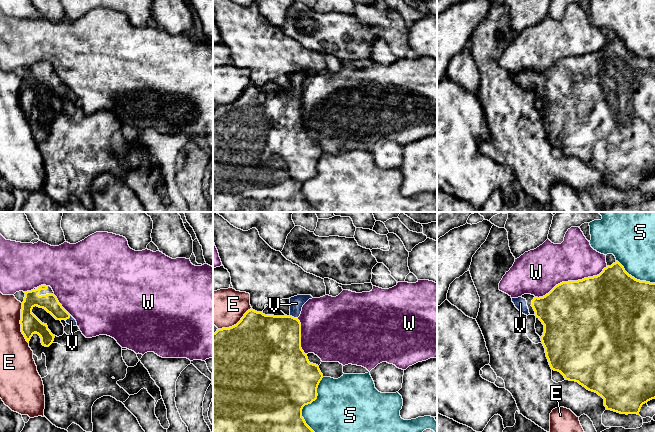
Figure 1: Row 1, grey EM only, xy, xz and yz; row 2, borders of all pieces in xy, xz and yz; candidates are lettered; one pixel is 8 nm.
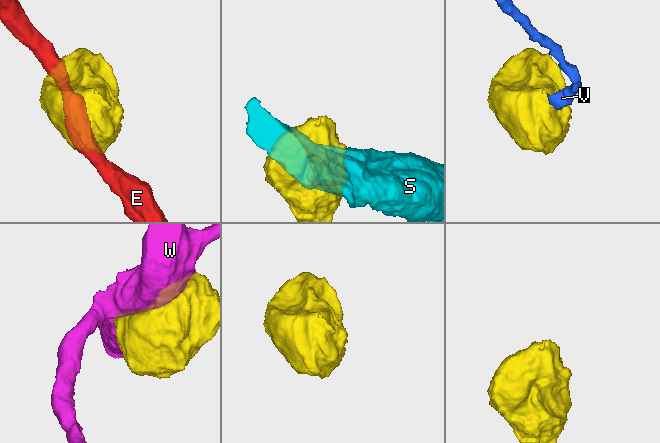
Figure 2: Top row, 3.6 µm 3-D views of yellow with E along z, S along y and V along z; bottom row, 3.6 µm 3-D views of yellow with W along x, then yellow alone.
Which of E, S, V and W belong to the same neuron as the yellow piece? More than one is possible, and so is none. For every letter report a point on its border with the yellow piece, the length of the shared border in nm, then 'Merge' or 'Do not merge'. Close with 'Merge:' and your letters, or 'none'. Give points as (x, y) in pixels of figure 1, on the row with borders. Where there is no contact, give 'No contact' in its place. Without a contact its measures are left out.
E: Touches yellow at xy (20, 323). Shared border 340 nm. Do not merge
S: Touches yellow at xz (308, 403). Shared border 440 nm. Do not merge
V: Touches yellow at xy (68, 318). Shared border 60 nm. Merge
W: Touches yellow at yz (571, 281). Shared border 650 nm. Do not merge
Merge: V

